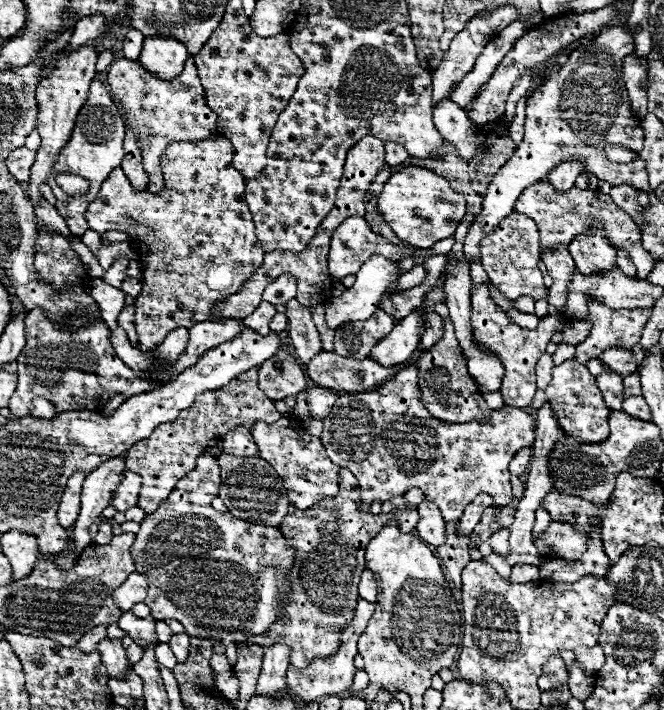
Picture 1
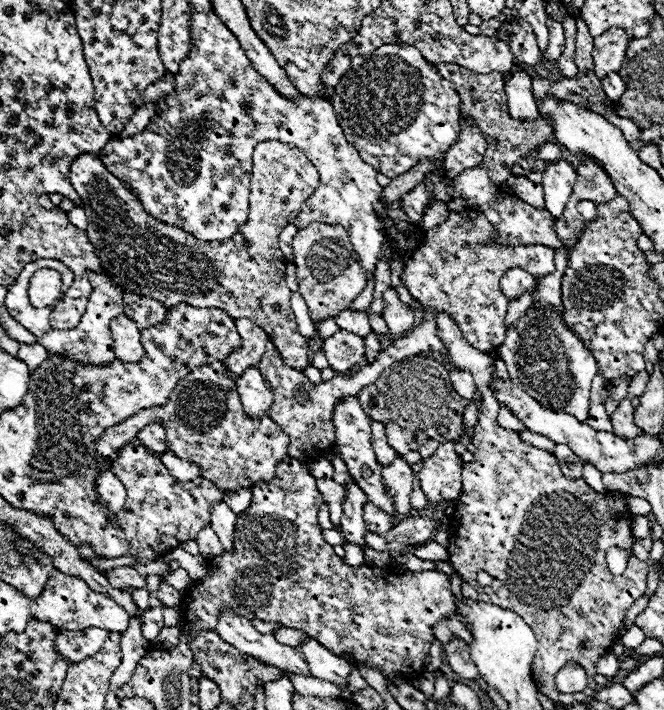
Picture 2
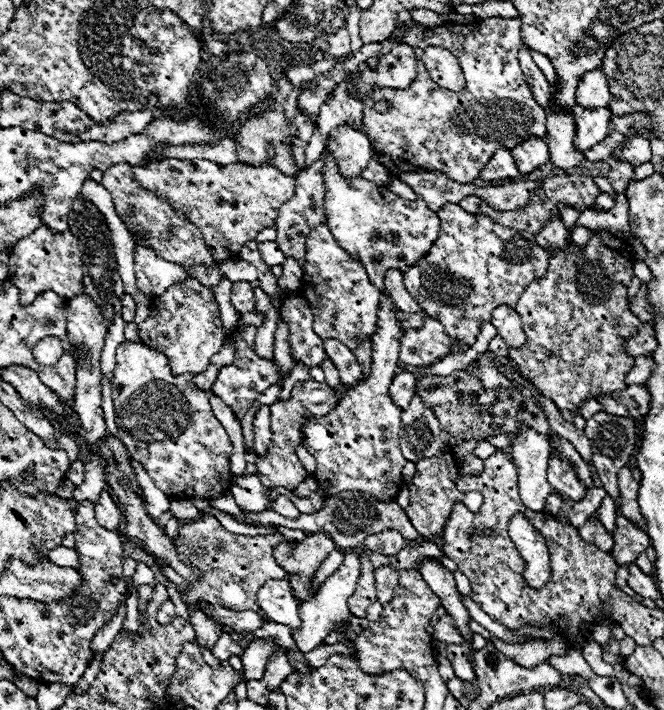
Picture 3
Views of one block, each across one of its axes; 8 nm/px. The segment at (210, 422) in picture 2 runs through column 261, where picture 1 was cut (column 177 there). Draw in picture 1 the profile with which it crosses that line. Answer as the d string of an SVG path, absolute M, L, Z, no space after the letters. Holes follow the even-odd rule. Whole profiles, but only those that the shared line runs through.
M250 368L246 374L239 374L232 382L200 394L194 404L178 414L174 422L158 426L150 438L138 440L124 458L124 470L134 470L142 476L142 490L138 496L138 506L146 514L152 514L174 490L176 482L196 468L196 458L206 452L208 442L220 442L230 428L246 426L252 430L254 422L264 420L268 424L282 418L274 408L274 400L258 388L258 368Z

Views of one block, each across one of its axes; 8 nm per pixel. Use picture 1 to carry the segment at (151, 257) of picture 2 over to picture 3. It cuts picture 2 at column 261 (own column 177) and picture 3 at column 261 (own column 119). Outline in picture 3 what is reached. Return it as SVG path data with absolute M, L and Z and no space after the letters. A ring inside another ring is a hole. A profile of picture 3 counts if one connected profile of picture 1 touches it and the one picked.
M162 160L146 166L136 166L134 176L144 188L168 198L176 208L182 208L190 222L194 222L218 262L238 258L240 248L256 240L256 234L268 226L274 226L280 206L294 196L294 178L288 178L272 166L216 166L208 160Z

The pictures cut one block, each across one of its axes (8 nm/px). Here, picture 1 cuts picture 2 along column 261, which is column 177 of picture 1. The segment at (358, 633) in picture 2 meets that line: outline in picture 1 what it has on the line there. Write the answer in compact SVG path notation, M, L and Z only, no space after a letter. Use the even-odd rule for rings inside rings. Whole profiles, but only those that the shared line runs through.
M202 454L198 458L198 466L186 474L186 478L182 478L182 482L178 482L178 486L172 490L170 498L166 502L162 502L162 506L154 512L154 514L148 514L142 524L140 524L140 532L136 534L136 542L134 542L134 562L136 562L136 570L138 572L144 572L148 574L150 578L150 586L148 586L148 596L146 596L146 604L150 606L152 610L152 616L156 620L166 620L166 618L176 618L184 628L186 628L186 634L192 636L192 638L206 638L210 640L212 644L246 644L252 636L258 636L258 634L264 634L280 616L282 616L282 600L280 596L282 594L290 594L290 570L292 570L292 564L294 564L294 548L286 546L286 538L282 536L282 532L278 528L272 528L272 526L258 526L258 524L250 524L250 522L244 522L244 520L238 520L236 516L232 516L230 512L222 514L218 510L214 510L210 506L212 498L216 496L216 488L218 488L218 482L221 482L220 466L218 466L218 460L216 456L212 454Z

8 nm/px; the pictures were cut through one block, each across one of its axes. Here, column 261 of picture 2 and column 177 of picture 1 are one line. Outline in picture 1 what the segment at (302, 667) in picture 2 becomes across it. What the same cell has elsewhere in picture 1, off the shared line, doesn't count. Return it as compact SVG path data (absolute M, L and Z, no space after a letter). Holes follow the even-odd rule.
M172 634L168 646L172 648L178 662L184 662L186 654L188 654L188 648L190 648L190 636L188 634Z

